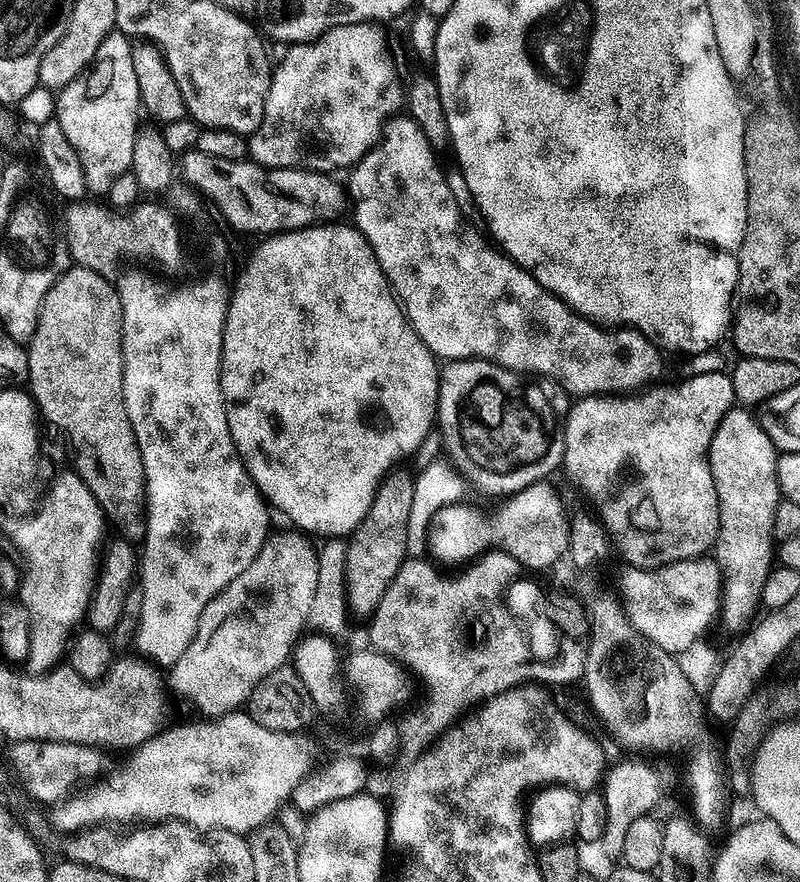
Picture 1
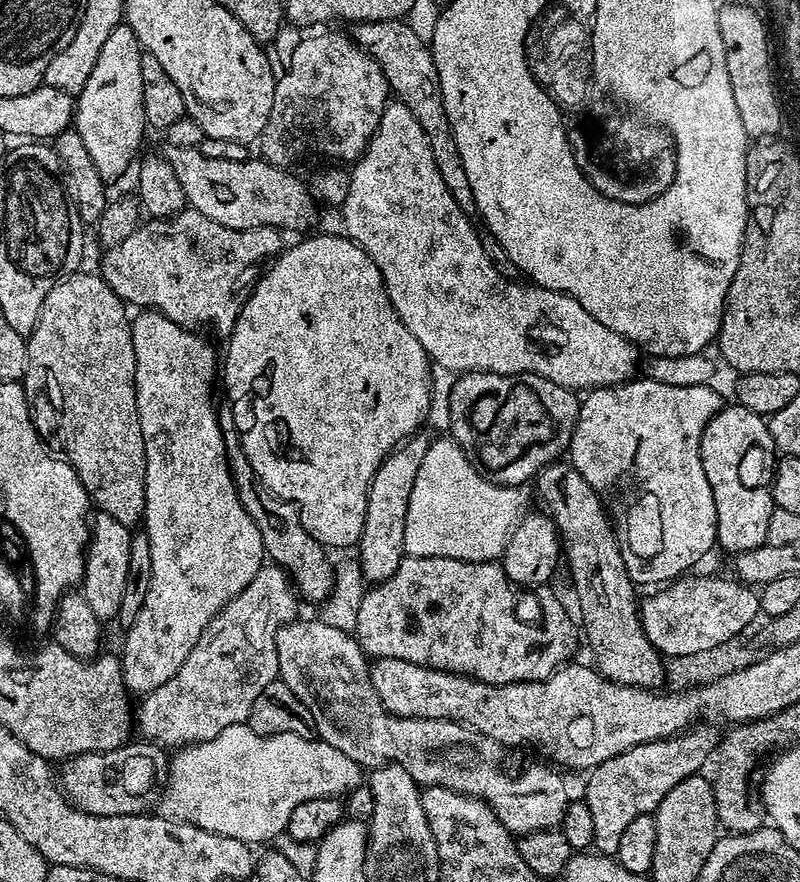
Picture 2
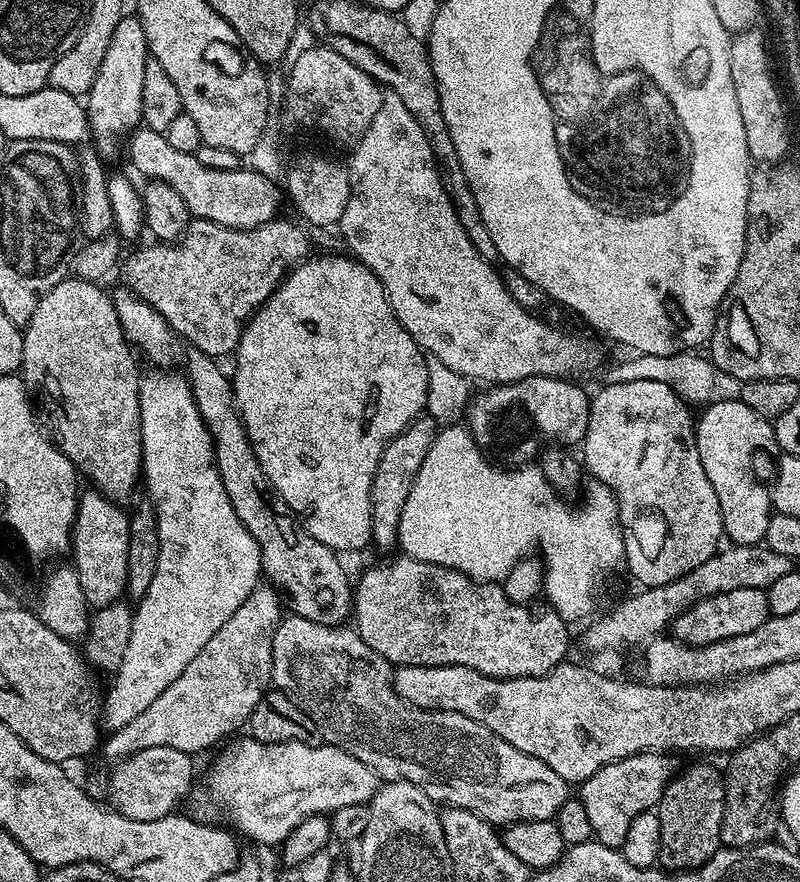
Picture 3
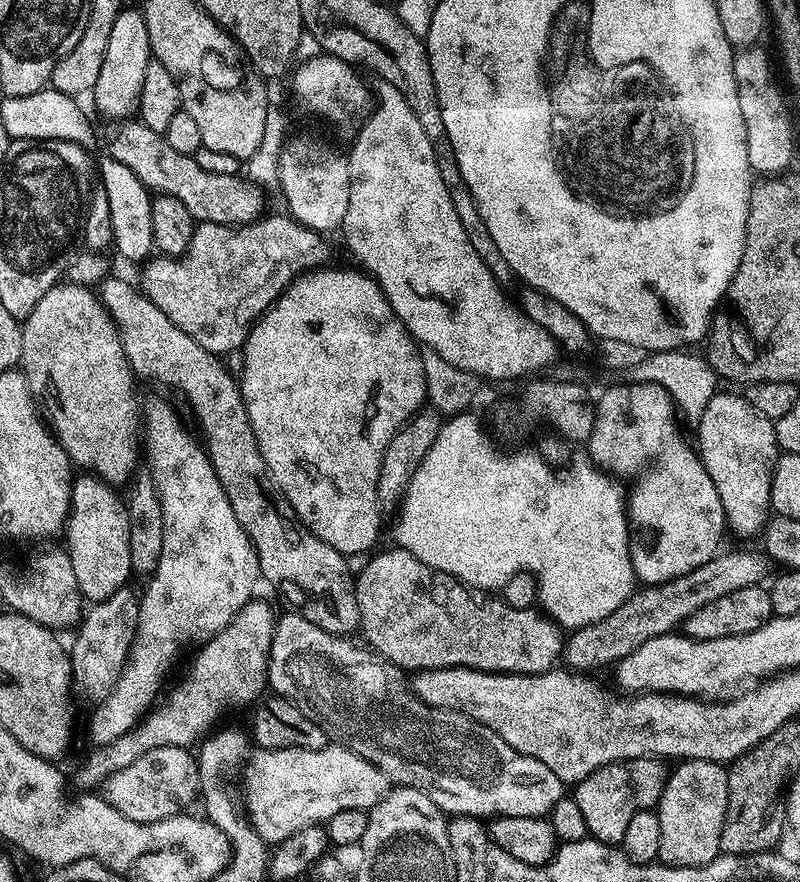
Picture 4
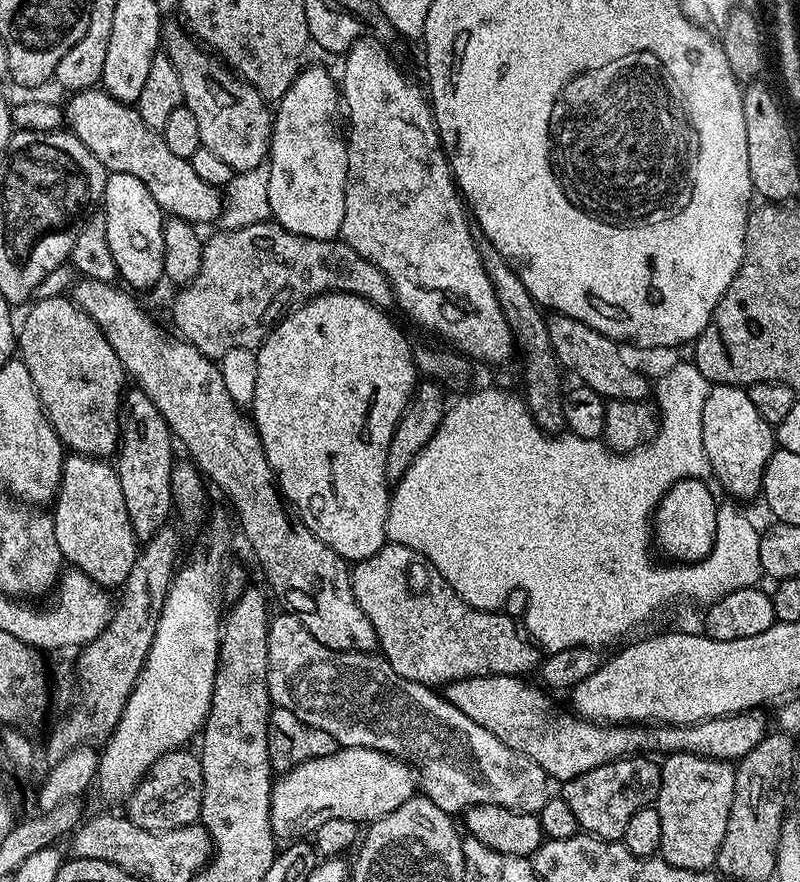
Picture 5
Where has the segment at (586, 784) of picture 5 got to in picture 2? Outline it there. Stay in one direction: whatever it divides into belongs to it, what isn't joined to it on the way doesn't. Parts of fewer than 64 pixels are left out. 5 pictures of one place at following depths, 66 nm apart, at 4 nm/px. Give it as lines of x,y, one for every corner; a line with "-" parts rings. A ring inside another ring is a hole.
701,722
677,735
670,736
666,740
651,740
645,744
639,744
633,748
626,749
622,754
614,758
606,758
597,768
587,773
588,785
584,788
582,799
586,806
590,806
590,815
594,821
594,848
599,855
615,857
618,850
618,842
625,832
626,826
634,822
634,818
655,813
657,806
686,778
697,775
704,763
713,759
714,753
719,745
721,733
715,732
713,725

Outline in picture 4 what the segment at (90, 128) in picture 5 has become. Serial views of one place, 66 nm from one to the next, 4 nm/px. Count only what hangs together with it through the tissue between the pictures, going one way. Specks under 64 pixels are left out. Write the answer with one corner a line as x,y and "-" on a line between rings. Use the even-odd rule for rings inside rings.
128,118
121,124
124,125
113,134
106,148
107,155
132,170
153,193
173,196
182,202
196,221
239,226
250,224
261,215
259,191
239,175
206,174
206,170
198,166
195,156
178,154
163,134
150,130
150,126
141,124
139,119

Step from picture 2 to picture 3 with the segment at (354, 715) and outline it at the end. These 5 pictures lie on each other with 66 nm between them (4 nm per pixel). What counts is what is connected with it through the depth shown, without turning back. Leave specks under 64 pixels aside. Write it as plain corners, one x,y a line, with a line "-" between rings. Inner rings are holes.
295,614
285,615
281,619
280,625
276,627
274,646
272,647
272,684
279,691
285,692
304,711
305,717
310,721
311,727
315,728
322,737
323,743
332,744
336,748
346,750
354,758
358,758
358,762
362,762
371,772
376,773
381,781
405,780
410,782
414,786
421,788
423,792
428,793
428,797
437,805
470,810
493,826
507,826
523,820
526,822
542,822
543,820
555,818
562,806
562,802
566,802
570,798
568,781
558,778
558,774
554,774
554,770
550,770
550,766
546,766
546,762
538,762
538,758
527,756
521,752
516,752
513,755
512,773
504,780
504,752
506,753
506,745
502,738
498,738
498,734
494,734
494,730
486,730
486,726
474,722
474,718
466,718
466,714
426,710
406,702
396,693
396,687
392,684
393,671
393,665
389,664
387,660
383,660
374,650
370,650
370,646
366,646
366,642
362,642
360,633
351,627
310,622
306,618

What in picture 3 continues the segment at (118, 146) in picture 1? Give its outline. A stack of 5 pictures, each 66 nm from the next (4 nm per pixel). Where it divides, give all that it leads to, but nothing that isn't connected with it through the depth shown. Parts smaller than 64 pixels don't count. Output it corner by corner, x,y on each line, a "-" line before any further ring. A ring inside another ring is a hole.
126,14
114,29
114,38
110,38
106,58
102,58
102,66
98,66
98,78
94,78
94,86
86,97
91,139
96,151
105,158
111,158
116,147
119,144
121,147
125,137
141,123
142,78
146,75
149,58
146,34
139,16

